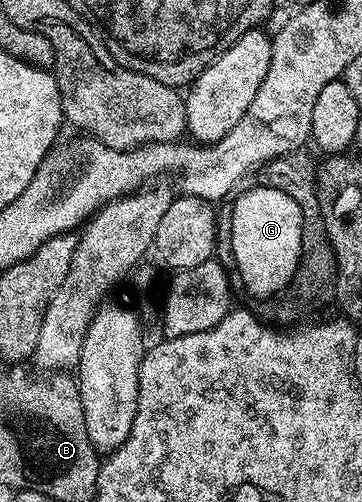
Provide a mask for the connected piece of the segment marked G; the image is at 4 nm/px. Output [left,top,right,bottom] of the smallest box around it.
[231,188,305,300]

